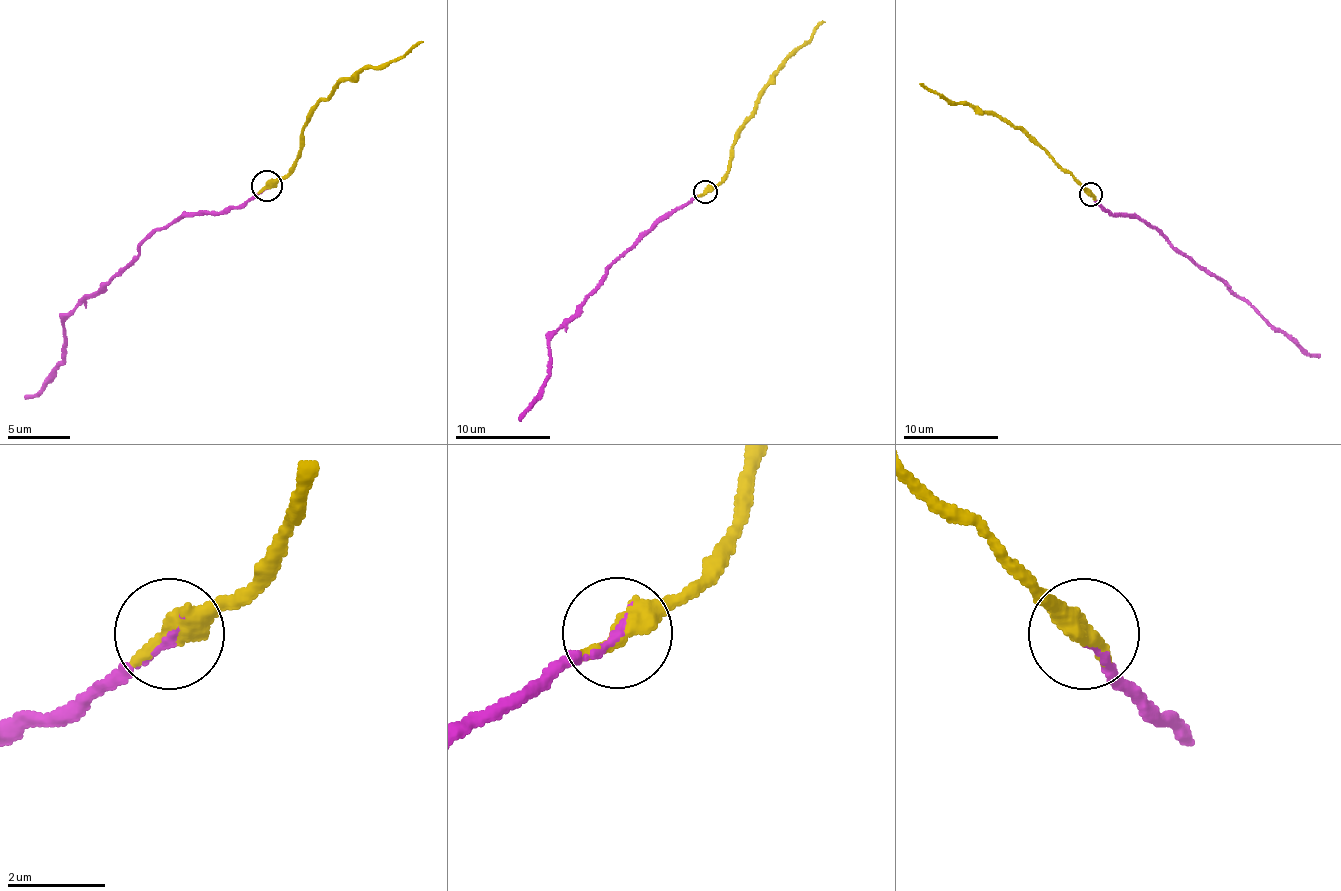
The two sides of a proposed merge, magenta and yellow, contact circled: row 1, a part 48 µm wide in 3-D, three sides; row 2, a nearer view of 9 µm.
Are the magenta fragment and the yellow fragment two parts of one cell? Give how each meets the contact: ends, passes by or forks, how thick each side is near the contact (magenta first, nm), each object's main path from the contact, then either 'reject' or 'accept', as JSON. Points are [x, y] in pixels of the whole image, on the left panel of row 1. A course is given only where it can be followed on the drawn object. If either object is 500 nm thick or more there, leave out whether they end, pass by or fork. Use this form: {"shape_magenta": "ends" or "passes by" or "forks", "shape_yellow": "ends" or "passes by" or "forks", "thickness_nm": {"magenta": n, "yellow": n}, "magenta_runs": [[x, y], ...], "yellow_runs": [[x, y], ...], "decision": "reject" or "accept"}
{"thickness_nm": {"magenta": 110, "yellow": 550}, "magenta_runs": [[268, 186], [240, 205], [184, 211], [159, 227], [63, 323], [63, 357], [57, 369], [35, 394], [23, 397]], "yellow_runs": [[268, 186], [289, 171], [308, 115], [342, 81], [364, 69], [386, 69], [423, 41]], "decision": "accept"}

